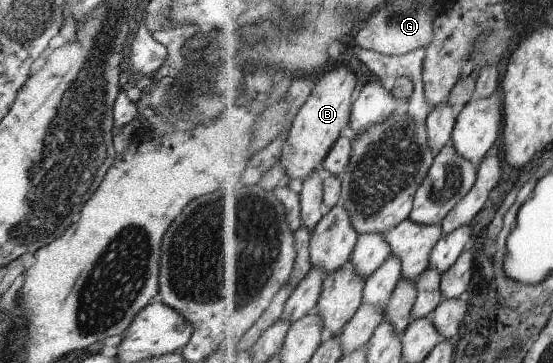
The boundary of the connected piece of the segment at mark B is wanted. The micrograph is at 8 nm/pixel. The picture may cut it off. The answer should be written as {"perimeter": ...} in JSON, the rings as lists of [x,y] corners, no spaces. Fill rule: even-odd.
{"perimeter":[[[337,67],[319,77],[319,82],[313,87],[292,122],[284,152],[278,155],[279,160],[272,167],[272,169],[282,169],[289,184],[300,187],[300,184],[305,182],[317,168],[323,166],[339,138],[345,132],[349,132],[356,85],[358,85],[358,77],[348,67]]]}

